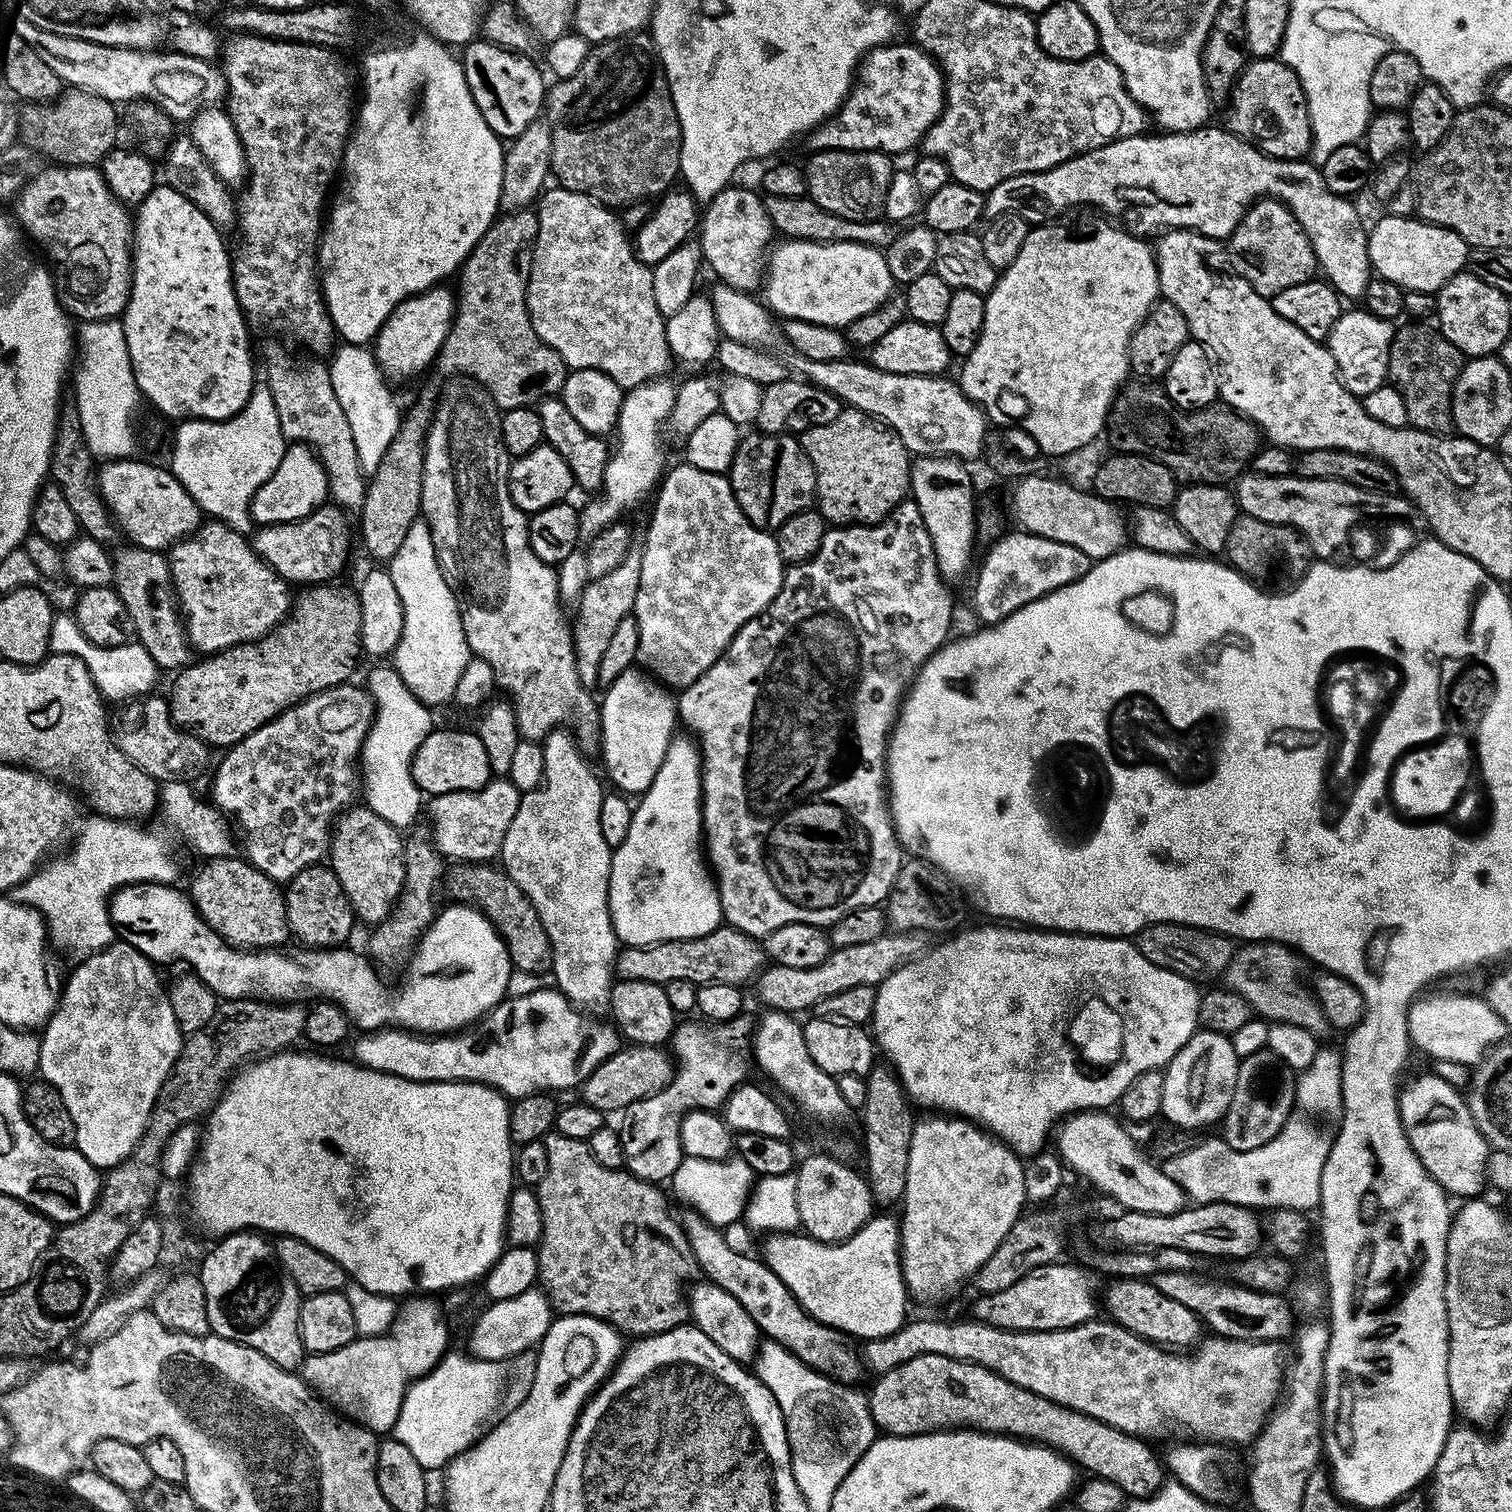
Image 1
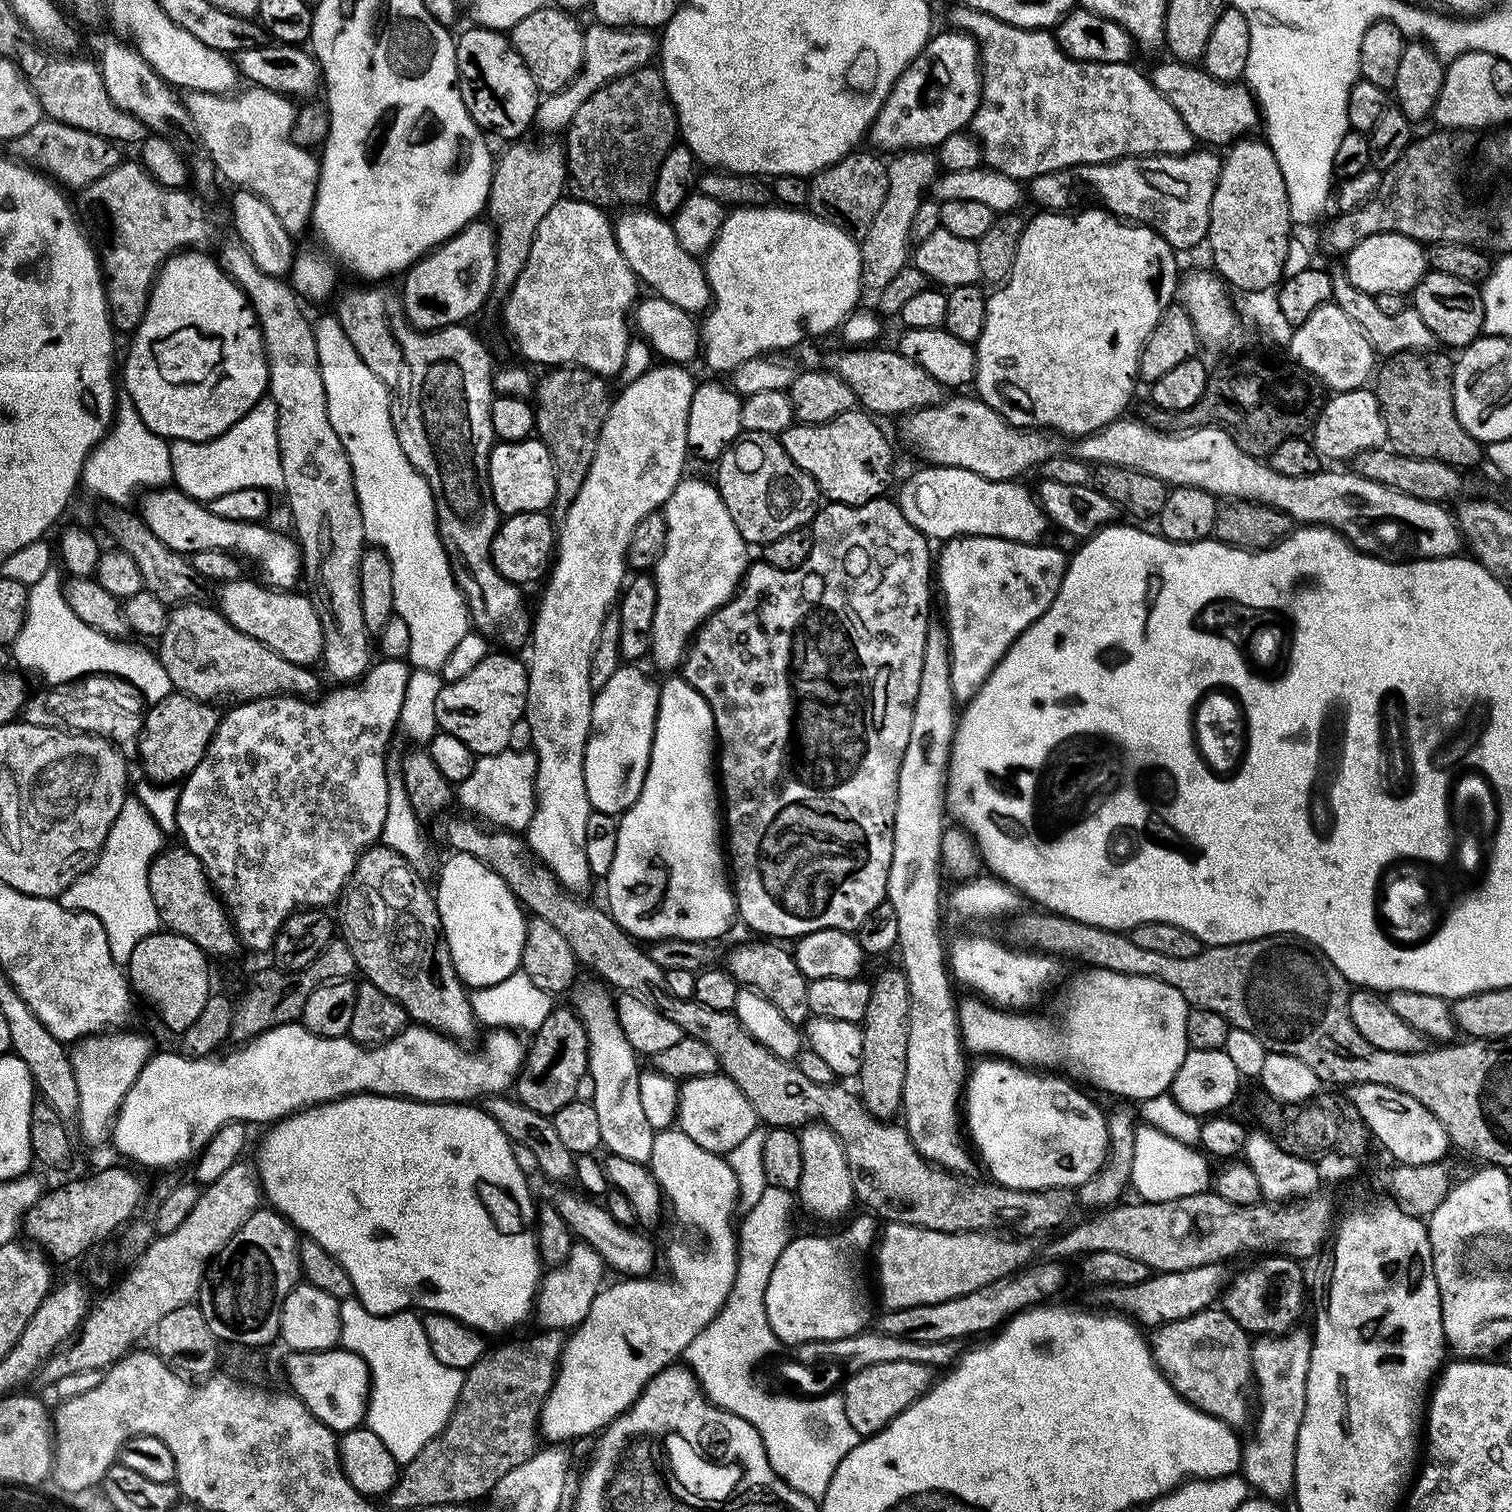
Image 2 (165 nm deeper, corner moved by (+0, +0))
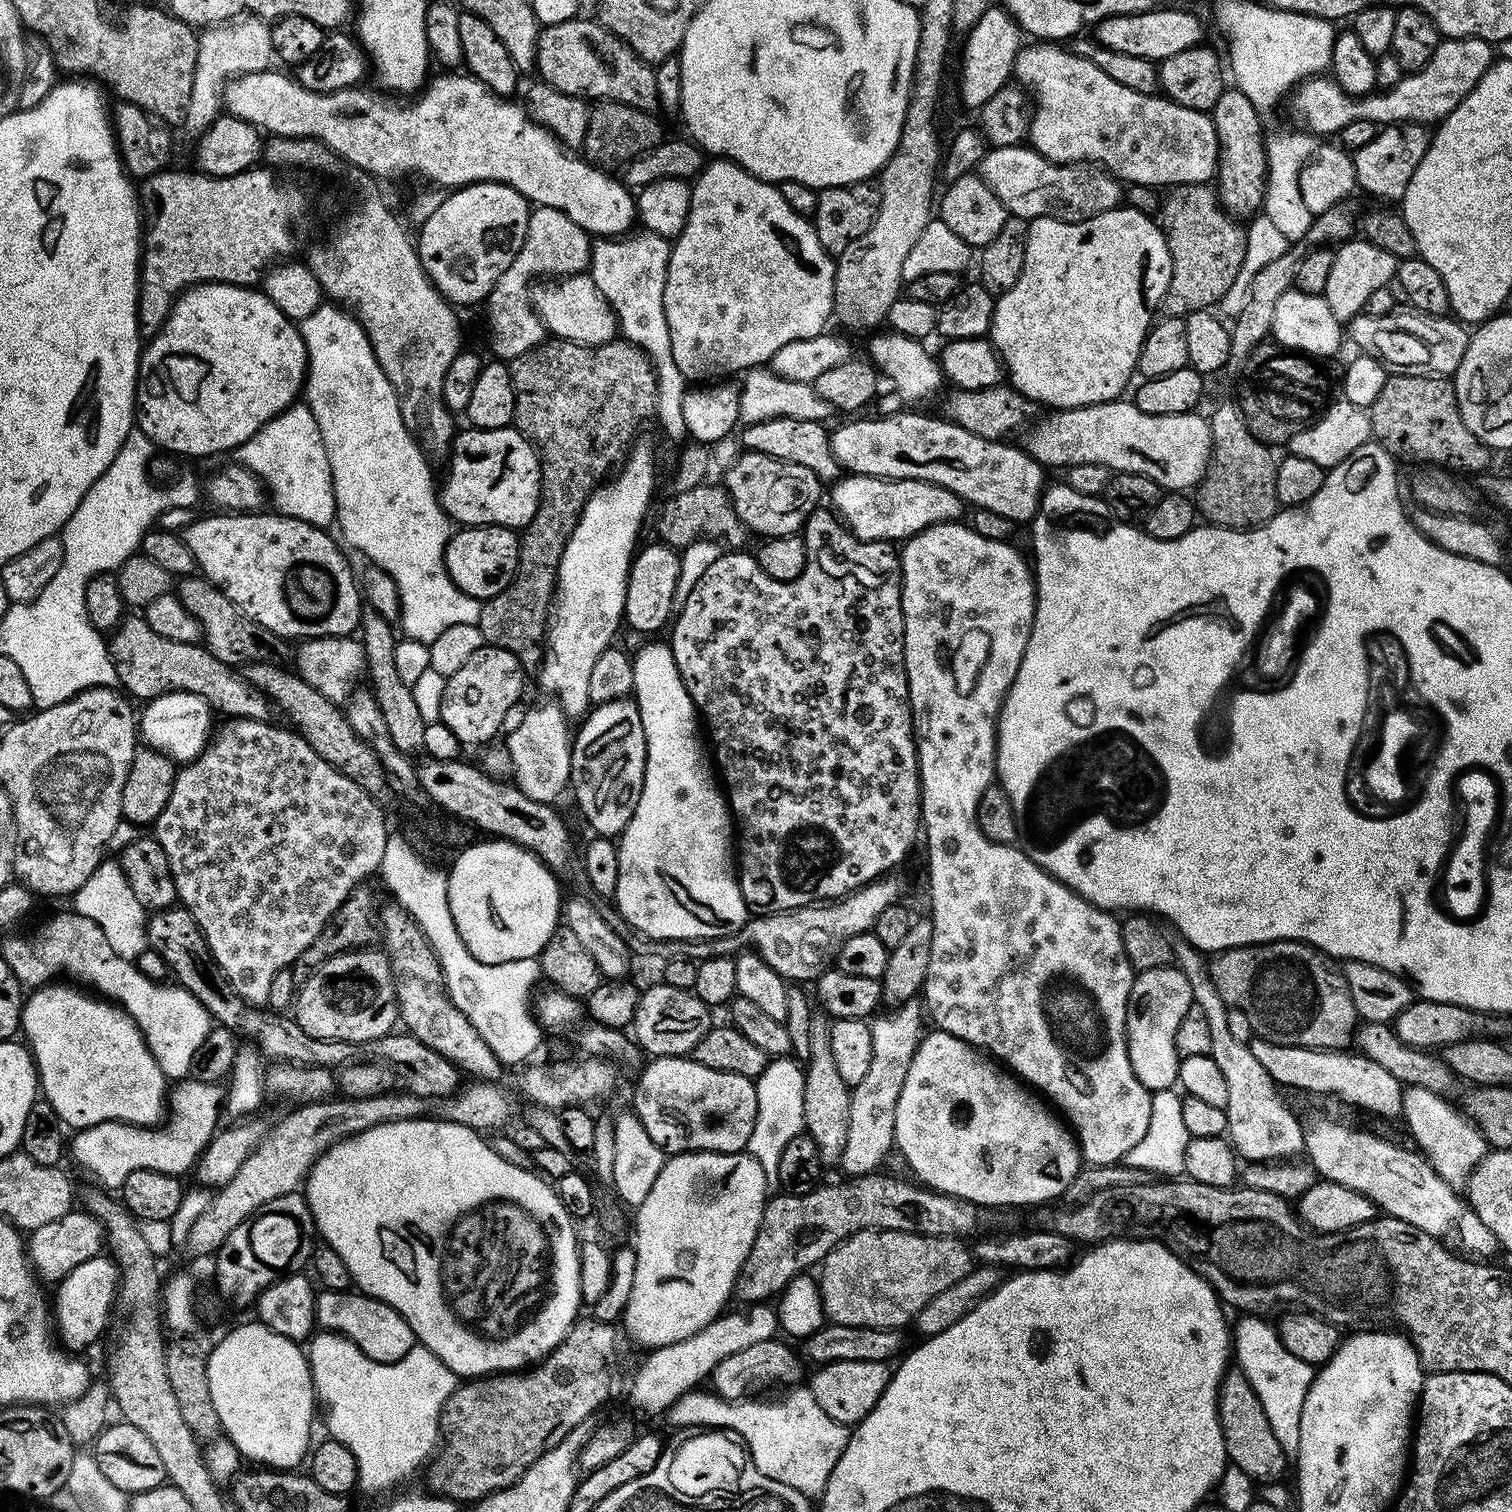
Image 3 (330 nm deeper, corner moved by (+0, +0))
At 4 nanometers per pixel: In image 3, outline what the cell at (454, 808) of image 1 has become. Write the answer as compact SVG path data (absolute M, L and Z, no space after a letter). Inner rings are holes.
M555 702L529 707L526 718L518 730L507 733L506 751L511 771L516 771L514 784L534 798L534 802L555 805L556 799L569 787L572 779L572 741L573 729L568 729L569 717L565 716L560 705Z

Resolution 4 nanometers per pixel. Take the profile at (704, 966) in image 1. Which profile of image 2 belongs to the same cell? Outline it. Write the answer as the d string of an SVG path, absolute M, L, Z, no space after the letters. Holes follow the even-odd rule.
M756 938L753 944L740 944L729 954L726 970L737 984L761 992L770 1002L774 1002L774 1006L786 1014L791 1024L807 1025L812 1016L808 997L809 980L804 977L802 970L798 970L798 962L794 962L791 951L783 943Z

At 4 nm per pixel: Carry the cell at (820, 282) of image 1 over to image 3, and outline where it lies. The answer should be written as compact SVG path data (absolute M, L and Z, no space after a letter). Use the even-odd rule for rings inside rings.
M723 158L713 159L705 163L703 171L695 177L690 198L690 214L686 218L686 226L675 237L669 254L669 270L666 274L665 314L669 323L670 346L673 347L674 362L688 382L704 382L709 378L728 378L731 372L743 374L753 368L767 365L772 356L786 342L798 342L802 338L814 338L825 331L828 316L833 315L834 278L836 277L836 260L825 250L822 242L818 242L813 221L807 216L794 214L790 206L786 206L786 198L782 198L779 187L775 183L760 180L750 175L740 164Z

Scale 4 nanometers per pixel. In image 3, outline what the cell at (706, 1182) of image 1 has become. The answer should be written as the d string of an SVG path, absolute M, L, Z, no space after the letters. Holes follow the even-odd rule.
M772 1058L754 1083L758 1110L746 1151L756 1159L758 1166L762 1166L769 1190L776 1190L780 1186L778 1162L782 1159L782 1150L786 1150L790 1138L804 1131L804 1068L792 1058Z

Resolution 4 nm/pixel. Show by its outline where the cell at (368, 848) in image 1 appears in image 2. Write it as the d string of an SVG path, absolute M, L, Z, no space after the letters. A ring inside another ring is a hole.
M383 842L367 848L358 858L352 877L340 893L338 932L346 946L350 946L350 954L354 954L356 967L362 976L364 972L363 979L378 986L382 994L397 1000L406 1010L409 1021L432 1028L457 1042L468 1042L464 1040L470 1039L478 1029L477 1018L472 1013L470 992L454 970L450 946L442 939L436 897L430 891L430 884L416 872L419 871Z

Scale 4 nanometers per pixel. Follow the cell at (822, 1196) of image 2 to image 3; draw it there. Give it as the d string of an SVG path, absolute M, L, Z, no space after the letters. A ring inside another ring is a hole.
M813 1015L810 1022L810 1059L804 1068L804 1131L814 1138L814 1146L818 1146L820 1160L825 1166L839 1165L842 1152L846 1150L852 1101L850 1086L842 1082L838 1065L834 1062L831 1033L829 1021L823 1015Z

